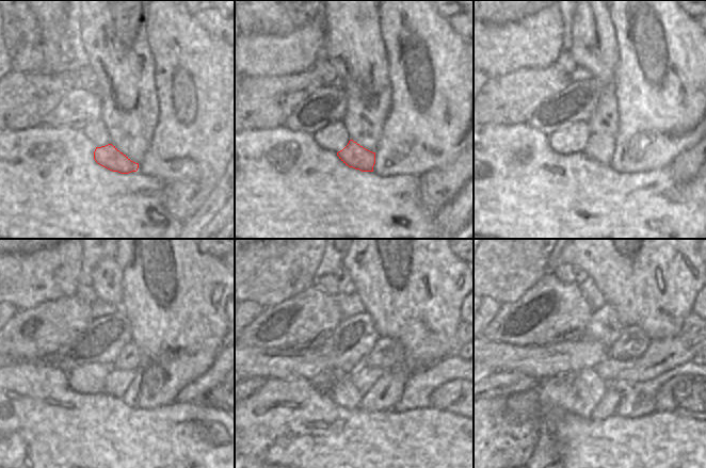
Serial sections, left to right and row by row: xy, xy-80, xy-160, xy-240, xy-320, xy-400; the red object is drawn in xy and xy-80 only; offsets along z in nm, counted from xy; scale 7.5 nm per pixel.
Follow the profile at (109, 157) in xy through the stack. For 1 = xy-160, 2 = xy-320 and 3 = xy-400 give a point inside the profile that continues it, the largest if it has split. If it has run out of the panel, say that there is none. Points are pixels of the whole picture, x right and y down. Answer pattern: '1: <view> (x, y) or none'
1: xy-160 (599, 147)
2: xy-320 (364, 377)
3: xy-400 (608, 370)

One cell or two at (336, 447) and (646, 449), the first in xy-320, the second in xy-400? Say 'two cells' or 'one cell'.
one cell

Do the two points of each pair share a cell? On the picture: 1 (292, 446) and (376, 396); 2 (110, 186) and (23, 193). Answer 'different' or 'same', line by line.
1: different
2: same

